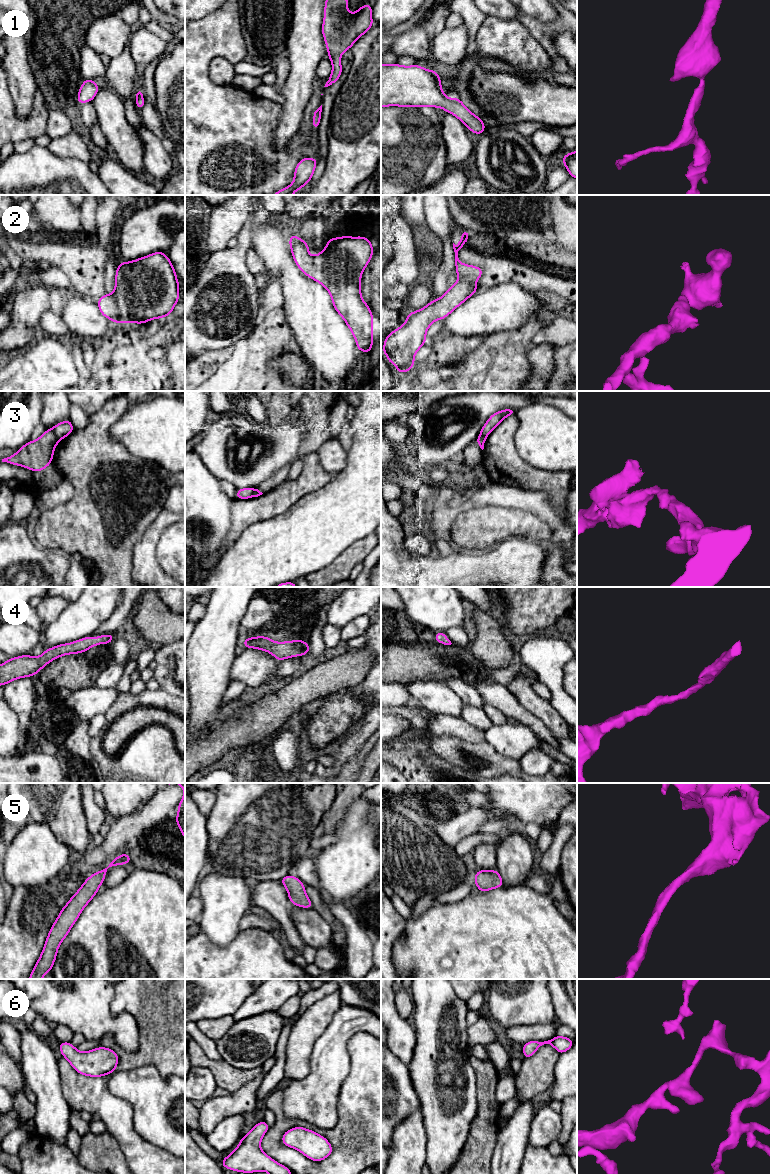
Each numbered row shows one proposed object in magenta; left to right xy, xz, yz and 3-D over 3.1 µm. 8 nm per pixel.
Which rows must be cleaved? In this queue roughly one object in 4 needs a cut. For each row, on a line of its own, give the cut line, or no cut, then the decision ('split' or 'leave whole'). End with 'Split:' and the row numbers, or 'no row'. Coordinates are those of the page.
1: no cut; leave whole
2: no cut; leave whole
3: cut in xy along (51, 429), (59, 439); split
4: no cut; leave whole
5: no cut; leave whole
6: no cut; leave whole
Split: 3

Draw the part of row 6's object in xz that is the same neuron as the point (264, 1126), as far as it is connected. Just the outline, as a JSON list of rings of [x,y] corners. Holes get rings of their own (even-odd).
[[[264,1120],[253,1126],[234,1151],[220,1161],[223,1168],[244,1173],[265,1171],[269,1174],[292,1174],[286,1166],[277,1163],[261,1150],[262,1137],[270,1128]]]

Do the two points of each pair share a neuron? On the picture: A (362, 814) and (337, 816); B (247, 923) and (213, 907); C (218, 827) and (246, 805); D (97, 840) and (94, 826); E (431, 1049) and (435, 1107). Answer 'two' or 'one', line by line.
A: two
B: two
C: one
D: two
E: one

